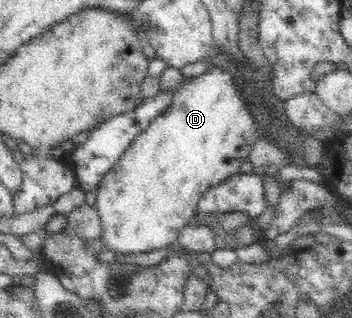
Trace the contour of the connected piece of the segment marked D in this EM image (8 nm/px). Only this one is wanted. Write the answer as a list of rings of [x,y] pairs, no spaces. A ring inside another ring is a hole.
[[[210,67],[207,72],[200,76],[190,77],[189,81],[183,85],[183,89],[176,91],[170,99],[169,105],[157,116],[149,127],[137,135],[133,139],[133,143],[123,152],[117,166],[113,166],[102,179],[97,188],[95,199],[95,211],[98,213],[100,221],[100,230],[98,233],[99,241],[103,243],[103,250],[111,251],[115,255],[139,255],[139,253],[147,253],[153,249],[161,249],[161,247],[169,247],[173,243],[177,243],[178,235],[181,228],[187,224],[191,217],[194,217],[195,209],[201,195],[209,189],[209,187],[217,185],[227,179],[230,175],[235,175],[240,171],[241,164],[248,160],[251,148],[255,145],[259,136],[259,126],[257,126],[251,110],[247,106],[245,97],[241,94],[241,89],[235,84],[235,77],[225,68]]]

